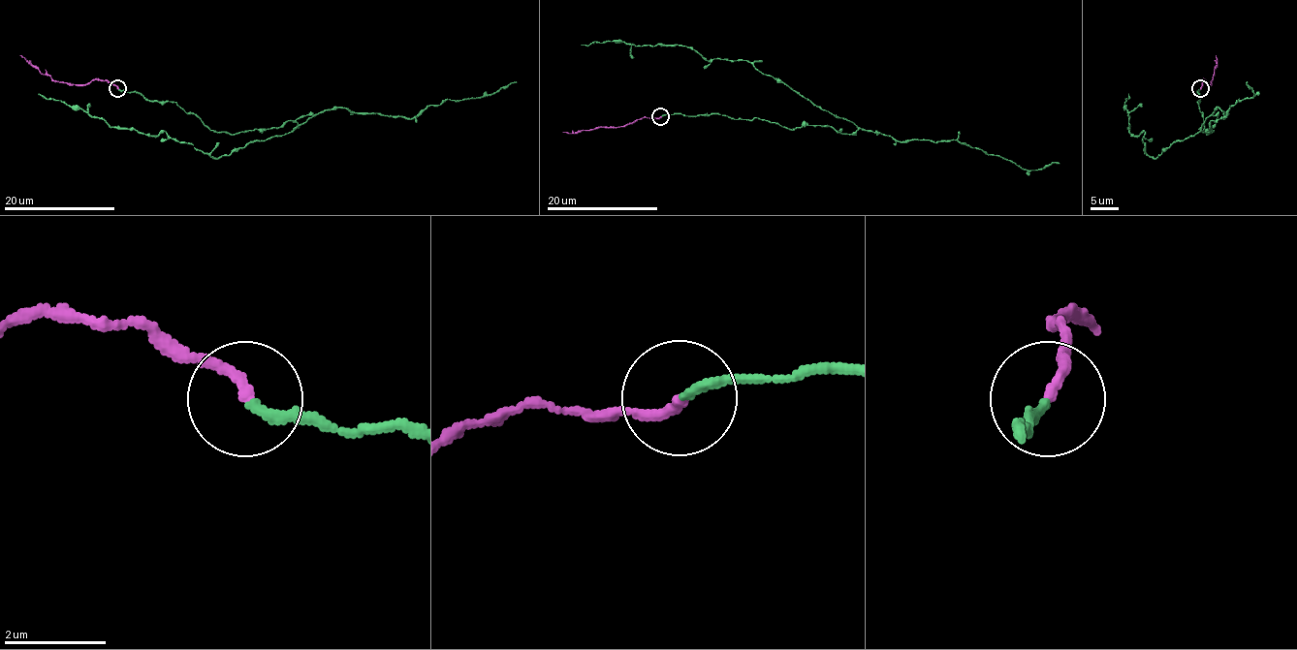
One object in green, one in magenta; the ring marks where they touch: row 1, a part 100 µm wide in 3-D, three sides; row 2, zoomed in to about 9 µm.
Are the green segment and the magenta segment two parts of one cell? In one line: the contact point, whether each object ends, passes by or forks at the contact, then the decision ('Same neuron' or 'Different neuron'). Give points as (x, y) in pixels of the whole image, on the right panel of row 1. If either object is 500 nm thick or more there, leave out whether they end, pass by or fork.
Place: (1200, 88). At the ring green ends. At the ring magenta ends. Different neuron

